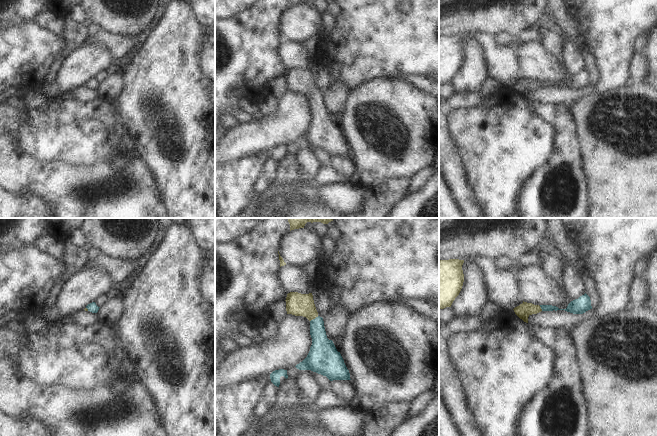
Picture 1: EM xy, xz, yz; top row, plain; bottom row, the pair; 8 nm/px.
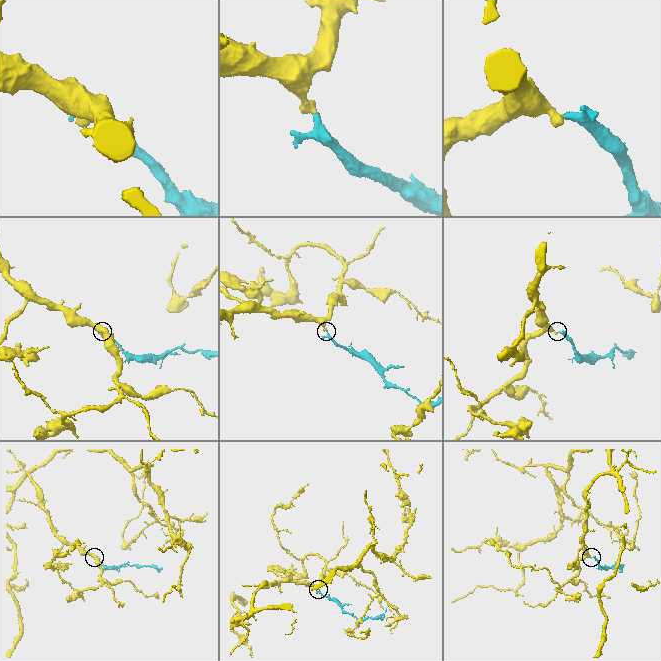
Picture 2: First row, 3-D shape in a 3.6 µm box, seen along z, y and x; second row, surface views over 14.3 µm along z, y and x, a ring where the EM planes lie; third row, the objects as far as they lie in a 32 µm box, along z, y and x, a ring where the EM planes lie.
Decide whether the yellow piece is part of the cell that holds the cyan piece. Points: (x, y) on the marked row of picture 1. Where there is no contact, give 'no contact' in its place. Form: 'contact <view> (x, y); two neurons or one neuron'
contact xz (315, 318); one neuron

